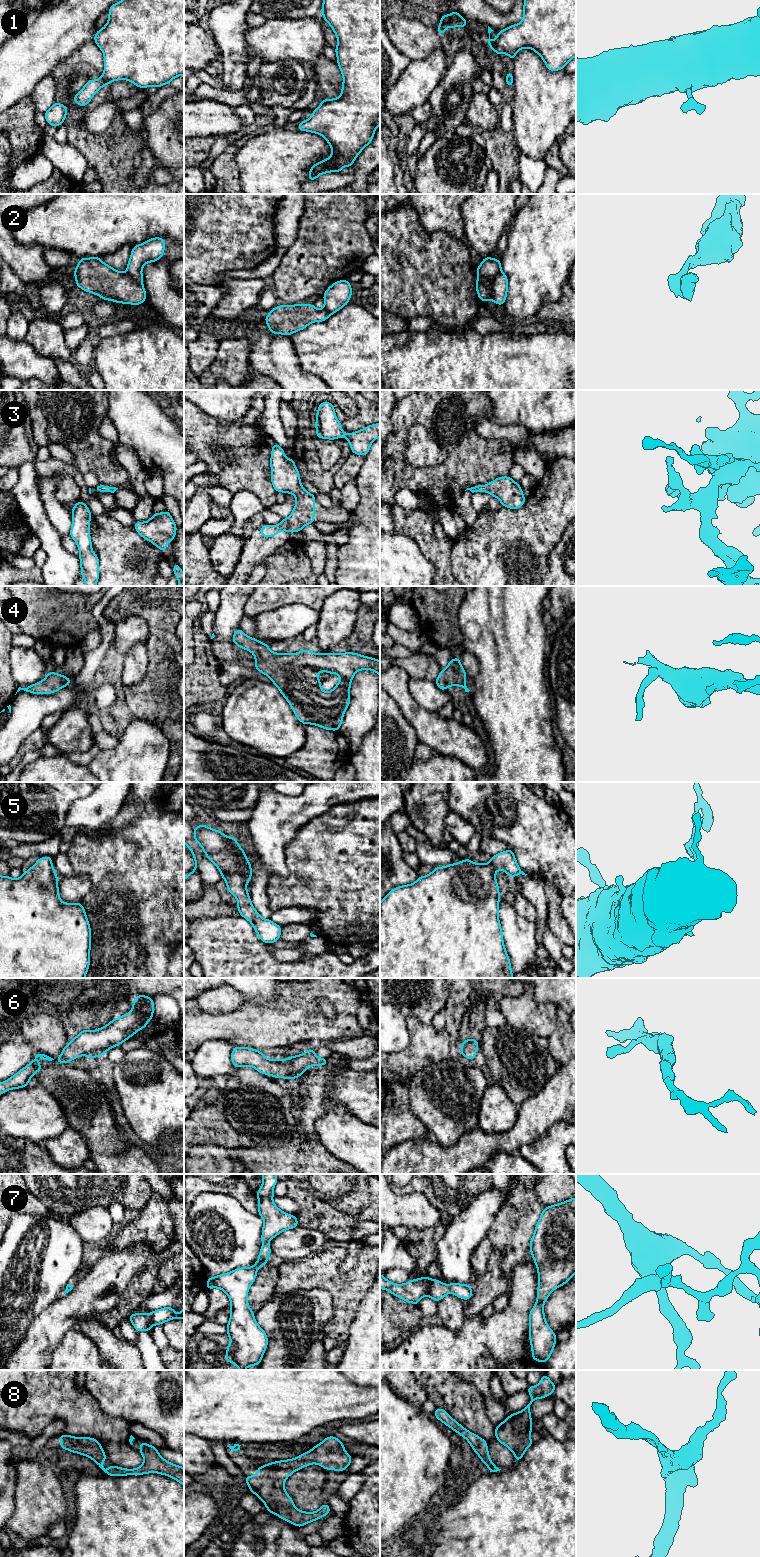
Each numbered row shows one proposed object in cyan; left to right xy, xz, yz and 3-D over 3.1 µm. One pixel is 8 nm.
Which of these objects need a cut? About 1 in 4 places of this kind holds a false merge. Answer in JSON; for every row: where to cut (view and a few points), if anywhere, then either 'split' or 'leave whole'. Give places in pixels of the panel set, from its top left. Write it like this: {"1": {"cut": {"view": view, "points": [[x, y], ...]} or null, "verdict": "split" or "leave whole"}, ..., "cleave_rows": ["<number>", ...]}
{"1": {"cut": null, "verdict": "leave whole"}, "2": {"cut": {"view": "yz", "points": [[500, 269], [493, 280], [491, 293], [488, 298]]}, "verdict": "split"}, "3": {"cut": null, "verdict": "leave whole"}, "4": {"cut": null, "verdict": "leave whole"}, "5": {"cut": null, "verdict": "leave whole"}, "6": {"cut": null, "verdict": "leave whole"}, "7": {"cut": null, "verdict": "leave whole"}, "8": {"cut": null, "verdict": "leave whole"}, "cleave_rows": ["2"]}

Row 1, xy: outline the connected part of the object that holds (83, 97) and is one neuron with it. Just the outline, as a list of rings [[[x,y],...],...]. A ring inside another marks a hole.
[[[122,0],[110,6],[108,13],[107,24],[93,39],[104,55],[103,75],[98,80],[87,81],[73,98],[76,104],[86,106],[103,86],[116,80],[128,80],[138,88],[159,88],[184,75],[184,0]]]

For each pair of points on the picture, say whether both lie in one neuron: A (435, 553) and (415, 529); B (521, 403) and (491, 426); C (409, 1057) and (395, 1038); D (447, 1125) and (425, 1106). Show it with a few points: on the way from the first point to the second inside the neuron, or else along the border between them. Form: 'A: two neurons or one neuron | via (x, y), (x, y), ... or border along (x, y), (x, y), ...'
A: one neuron | via (432, 547), (421, 535)
B: two neurons | border along (489, 419), (499, 424), (518, 425)
C: two neurons | border along (407, 1026), (410, 1044), (401, 1050), (390, 1053)
D: one neuron | via (442, 1120), (430, 1108)

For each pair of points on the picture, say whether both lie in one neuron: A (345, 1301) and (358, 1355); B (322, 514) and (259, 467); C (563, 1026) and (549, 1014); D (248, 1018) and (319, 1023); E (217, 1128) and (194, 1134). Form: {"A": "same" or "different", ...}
{"A": "different", "B": "different", "C": "different", "D": "same", "E": "same"}

